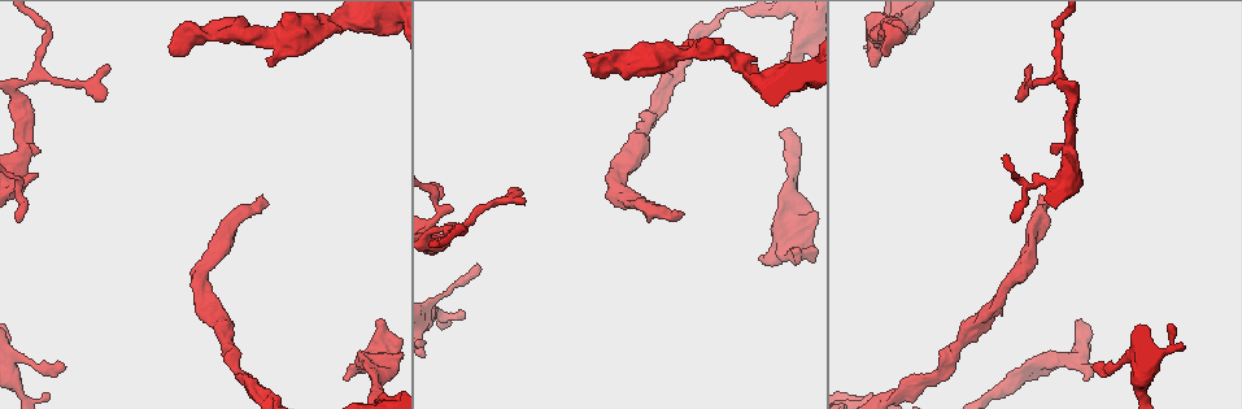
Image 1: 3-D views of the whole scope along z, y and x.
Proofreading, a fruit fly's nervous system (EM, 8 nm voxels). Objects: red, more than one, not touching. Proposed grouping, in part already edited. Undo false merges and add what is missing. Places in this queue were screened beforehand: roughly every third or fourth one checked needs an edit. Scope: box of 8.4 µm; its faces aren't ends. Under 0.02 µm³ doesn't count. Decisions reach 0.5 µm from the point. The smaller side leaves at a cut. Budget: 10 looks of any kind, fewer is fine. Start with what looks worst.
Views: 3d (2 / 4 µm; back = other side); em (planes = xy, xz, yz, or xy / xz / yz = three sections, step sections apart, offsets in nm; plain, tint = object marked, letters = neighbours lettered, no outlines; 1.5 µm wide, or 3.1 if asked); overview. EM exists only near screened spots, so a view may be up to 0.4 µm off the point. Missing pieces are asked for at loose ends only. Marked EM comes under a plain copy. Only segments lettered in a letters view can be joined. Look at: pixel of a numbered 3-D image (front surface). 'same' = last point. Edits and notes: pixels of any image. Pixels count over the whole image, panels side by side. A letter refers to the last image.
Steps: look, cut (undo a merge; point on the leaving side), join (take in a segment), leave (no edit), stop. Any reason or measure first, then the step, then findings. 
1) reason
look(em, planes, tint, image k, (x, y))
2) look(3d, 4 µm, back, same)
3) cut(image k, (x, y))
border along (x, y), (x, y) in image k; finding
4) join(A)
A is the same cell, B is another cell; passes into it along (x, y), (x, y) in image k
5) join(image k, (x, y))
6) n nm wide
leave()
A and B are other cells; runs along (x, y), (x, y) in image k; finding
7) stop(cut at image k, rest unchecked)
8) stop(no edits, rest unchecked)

look(3d, 4 µm, image 1, (262, 195))

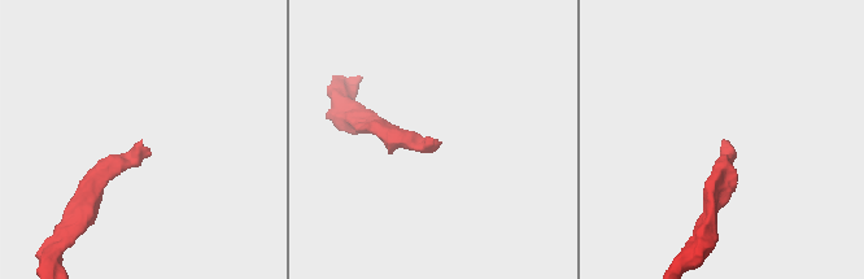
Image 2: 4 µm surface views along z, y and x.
look(em, xz, step 8, tint, image 2, (722, 140))

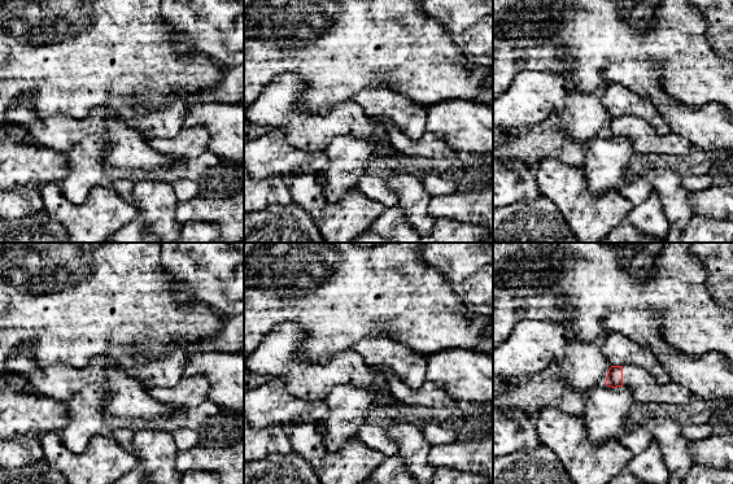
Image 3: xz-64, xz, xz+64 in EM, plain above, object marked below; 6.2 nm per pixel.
another direction
look(em, planes, letters, same)

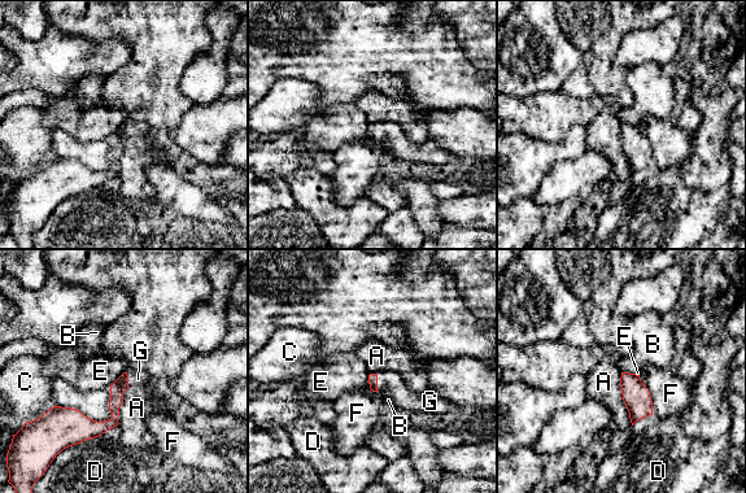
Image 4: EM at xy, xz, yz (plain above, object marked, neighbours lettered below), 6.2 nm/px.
A touches over 340 nm
join(G)
G is the same cell, A, B, C, D, E and F are other cells; passes into it along (372, 378), (376, 383), (389, 384) in image 4; the neuron continues

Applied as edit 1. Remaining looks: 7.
redraw
look(overview)

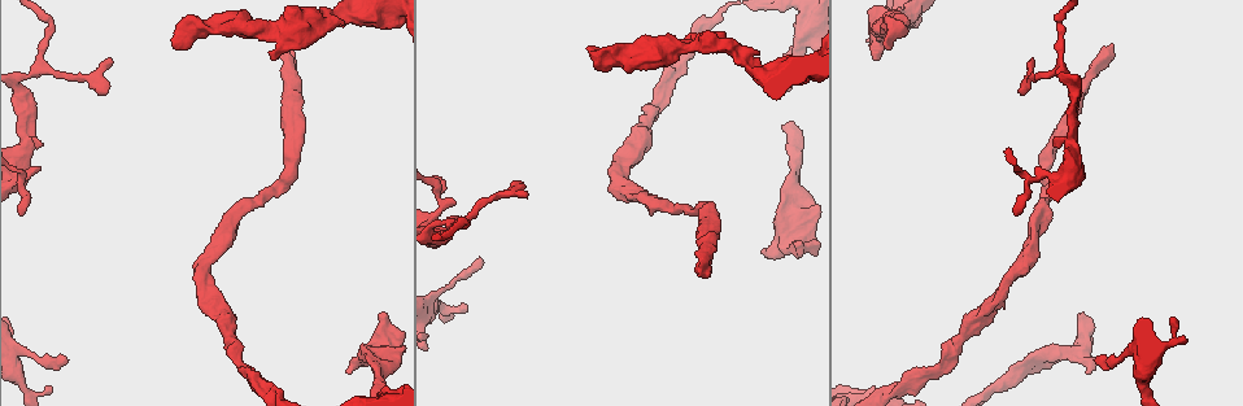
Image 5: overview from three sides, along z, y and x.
long arm stops here
look(em, planes, letters, image 5, (587, 49))

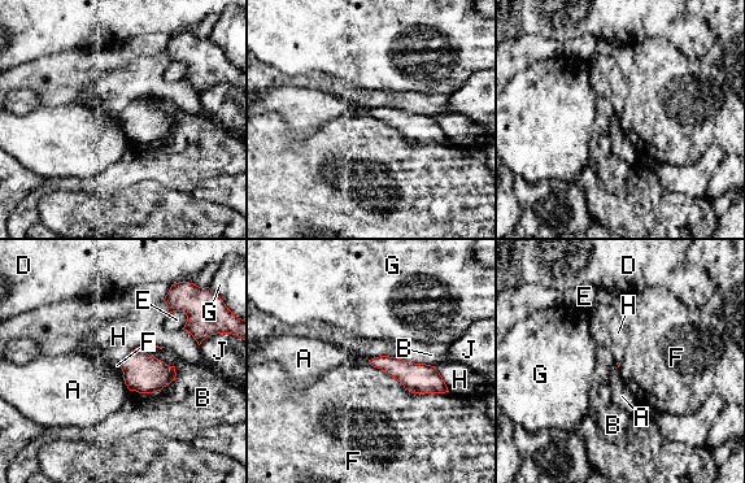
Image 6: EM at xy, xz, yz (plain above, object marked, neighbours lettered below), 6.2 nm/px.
leave()
A, B, D, E, F, G, H and J are other cells; border along (369, 362), (412, 392), (448, 392) in image 6; none of them fits

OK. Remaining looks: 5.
abrupt turn
look(3d, 2 µm, image 5, (1060, 23))

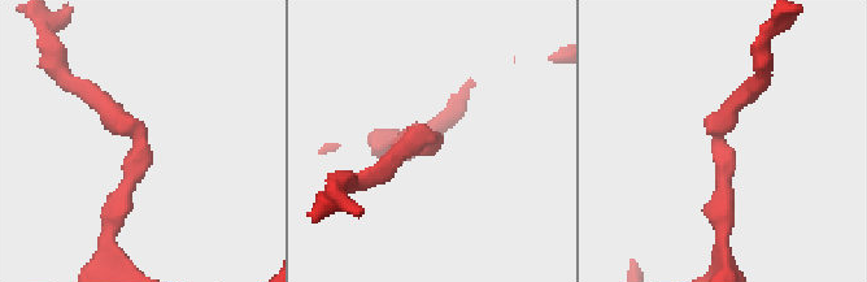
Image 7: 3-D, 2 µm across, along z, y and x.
now the EM
look(em, planes, letters, image 7, (716, 140))

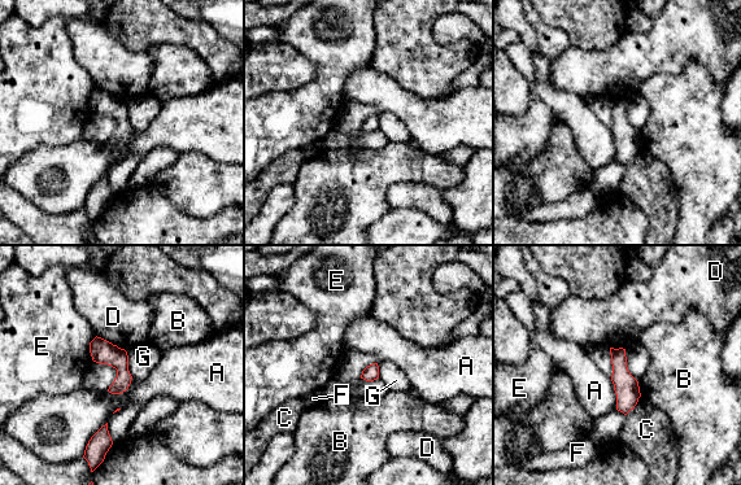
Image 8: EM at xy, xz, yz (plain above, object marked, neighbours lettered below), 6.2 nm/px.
leave()
A, B, C, D, E, F and G are other cells; border along (107, 422), (91, 437), (83, 453) in image 8; one neuron here

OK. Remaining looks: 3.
thin end
look(3d, 2 µm, image 5, (1094, 360))

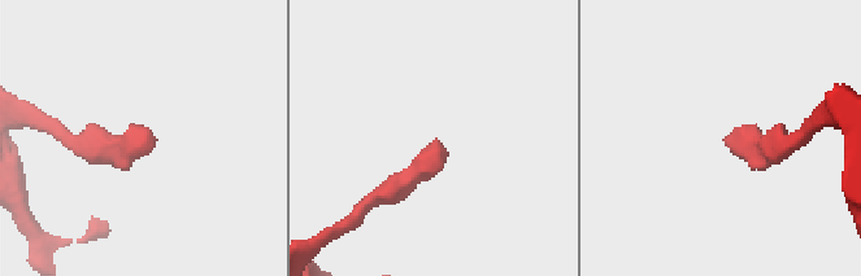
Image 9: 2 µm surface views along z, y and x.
look(em, xz, step 4, letters, image 9, (728, 139))

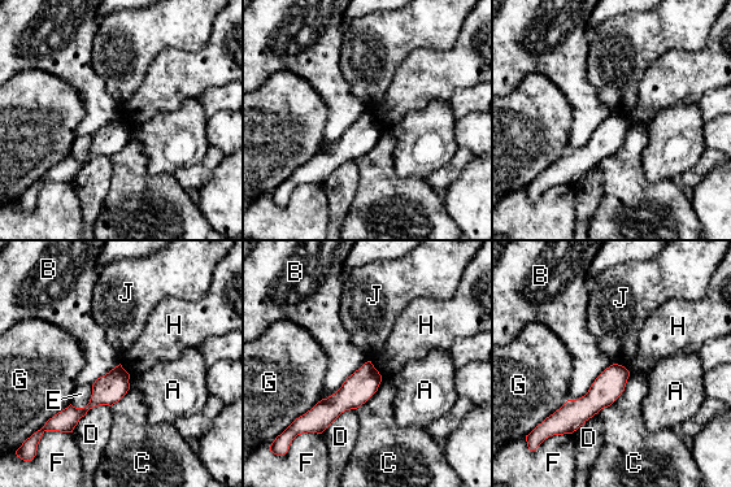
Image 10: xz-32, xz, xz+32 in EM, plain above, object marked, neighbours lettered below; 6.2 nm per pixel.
cut it another way
look(em, planes, letters, same)

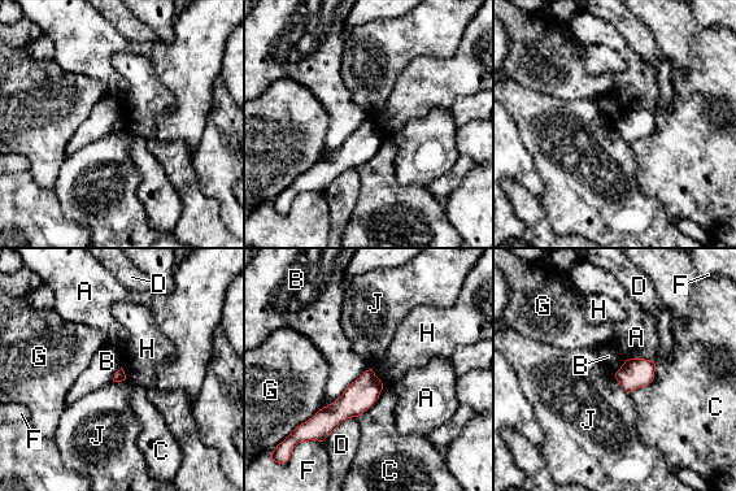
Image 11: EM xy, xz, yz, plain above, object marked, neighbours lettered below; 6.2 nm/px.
leave()
A, B, C, D, F, G, H and J are other cells; border along (369, 368), (335, 400), (325, 407) in image 11; no lettered segment goes on from it

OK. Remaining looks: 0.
stop(join at image 4, rest unchecked)

